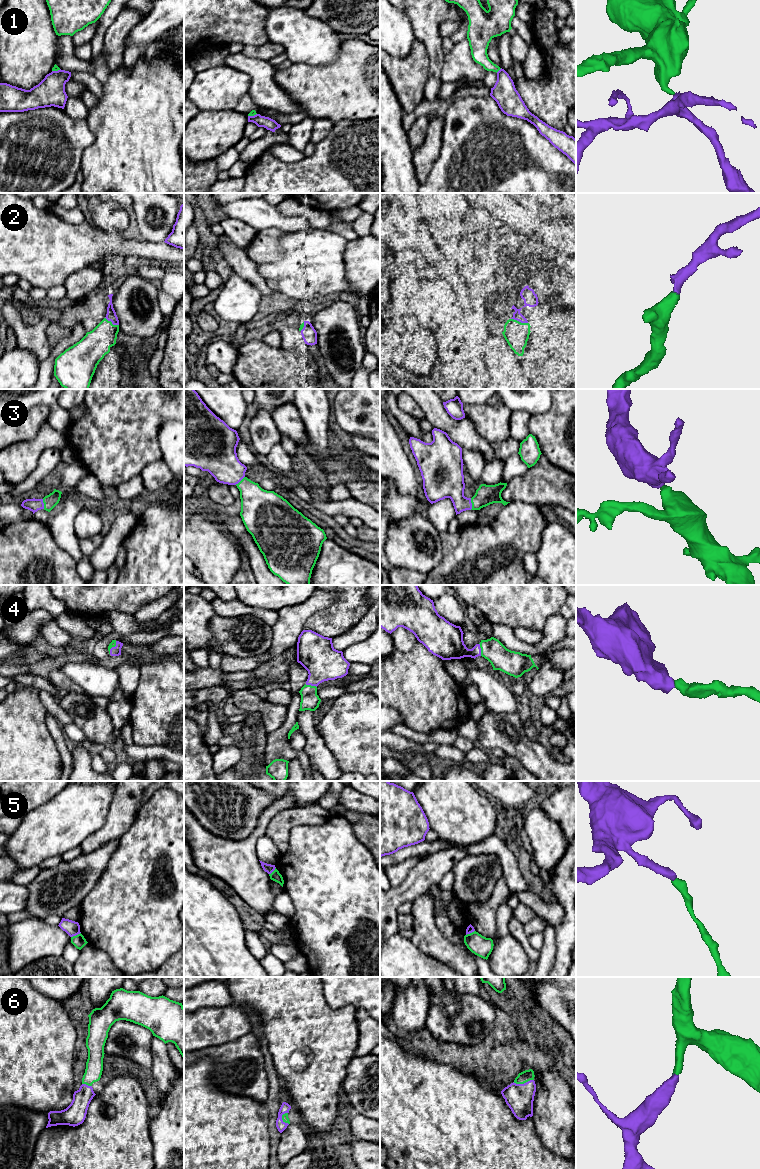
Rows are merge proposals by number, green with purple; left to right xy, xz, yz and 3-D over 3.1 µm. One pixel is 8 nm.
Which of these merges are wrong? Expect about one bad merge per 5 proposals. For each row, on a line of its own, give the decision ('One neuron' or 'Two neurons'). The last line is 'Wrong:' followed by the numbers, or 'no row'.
1: Two neurons
2: One neuron
3: One neuron
4: One neuron
5: Two neurons
6: One neuron
Wrong: 1, 5

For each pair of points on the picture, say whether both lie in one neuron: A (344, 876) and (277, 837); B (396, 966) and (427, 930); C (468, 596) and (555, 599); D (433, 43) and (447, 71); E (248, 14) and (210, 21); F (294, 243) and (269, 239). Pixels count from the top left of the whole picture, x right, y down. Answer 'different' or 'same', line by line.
A: different
B: different
C: same
D: different
E: same
F: different

